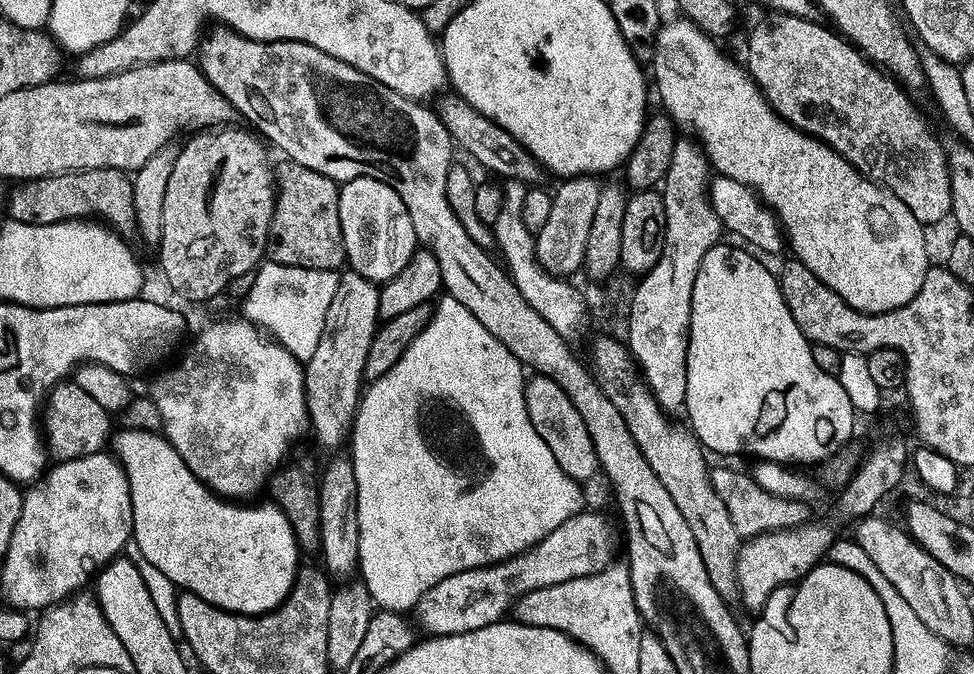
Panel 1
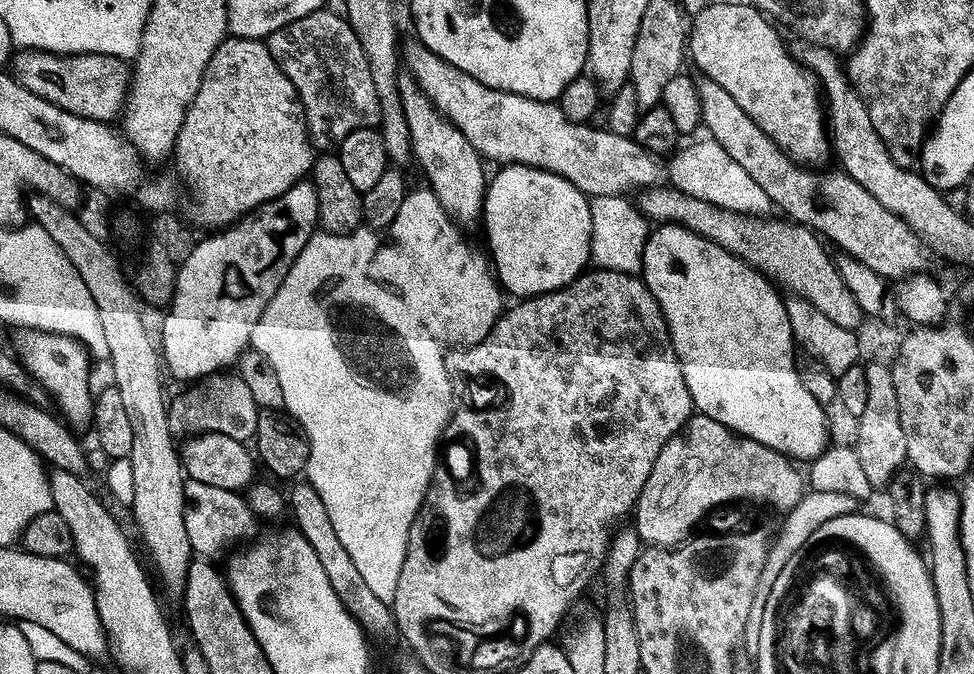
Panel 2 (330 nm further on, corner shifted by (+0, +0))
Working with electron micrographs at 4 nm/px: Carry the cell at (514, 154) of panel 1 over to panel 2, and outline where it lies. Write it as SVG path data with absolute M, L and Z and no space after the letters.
M675 186L645 188L637 196L640 197L635 197L634 204L648 222L656 226L677 224L722 246L730 254L767 276L781 289L789 288L787 291L791 295L800 296L806 302L818 306L818 310L822 310L822 314L826 314L826 318L830 318L830 322L834 322L836 326L857 331L866 319L865 312L858 306L858 298L850 294L850 286L846 286L833 257L828 257L824 250L825 241L803 224L785 222L783 219L780 221L753 215L743 216L741 212L732 212L709 199L692 197Z

